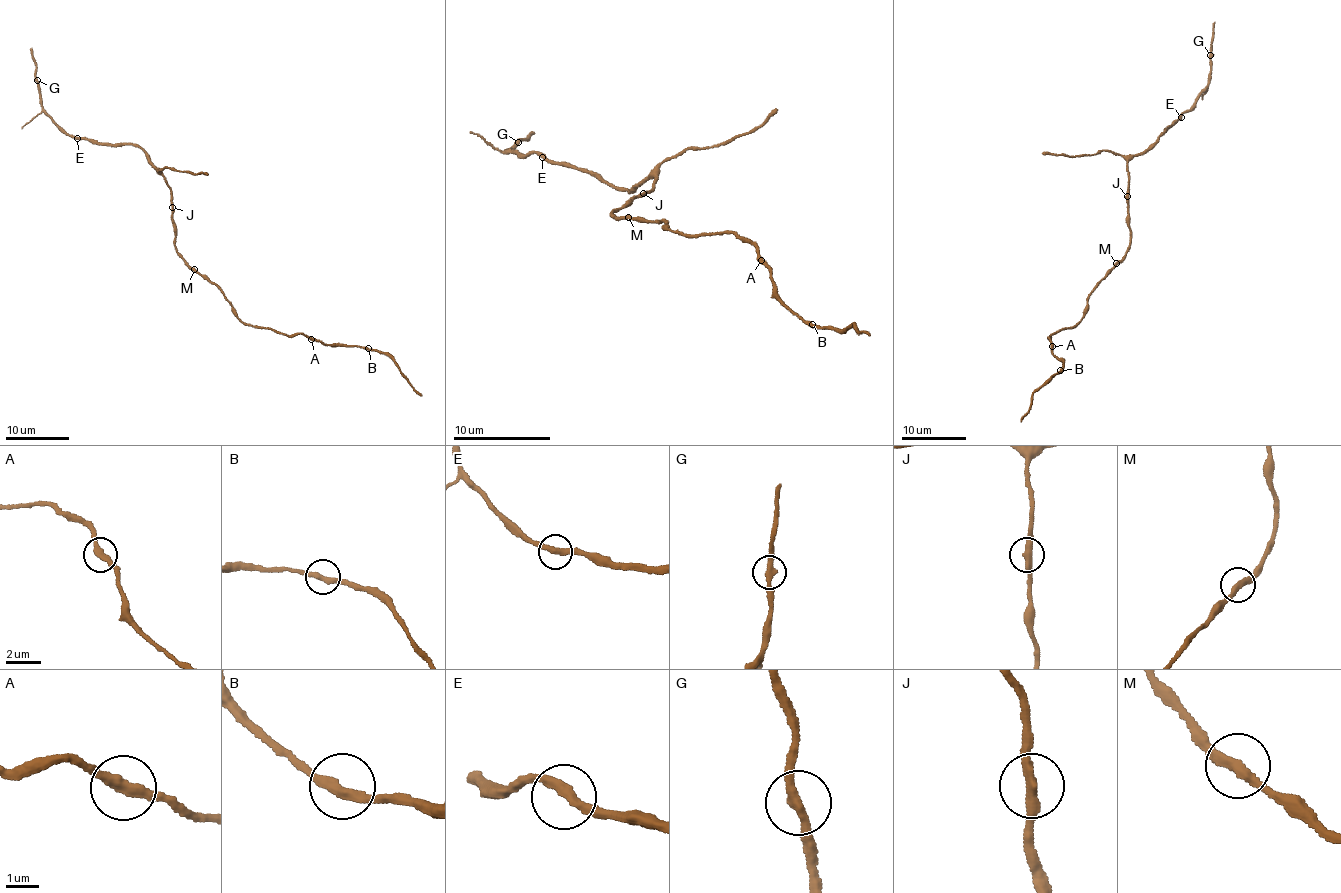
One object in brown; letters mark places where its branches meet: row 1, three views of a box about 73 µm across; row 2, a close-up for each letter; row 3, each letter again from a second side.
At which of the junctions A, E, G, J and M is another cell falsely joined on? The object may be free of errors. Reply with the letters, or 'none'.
none

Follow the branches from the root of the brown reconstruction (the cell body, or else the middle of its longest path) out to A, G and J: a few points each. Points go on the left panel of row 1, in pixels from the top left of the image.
A: (184, 259), (189, 267), (216, 283), (244, 323), (270, 328), (288, 335), (303, 333), (311, 339)
G: (184, 259), (175, 244), (172, 189), (145, 153), (134, 145), (104, 143), (65, 134), (42, 107), (37, 80)
J: (184, 259), (175, 244), (172, 207)

